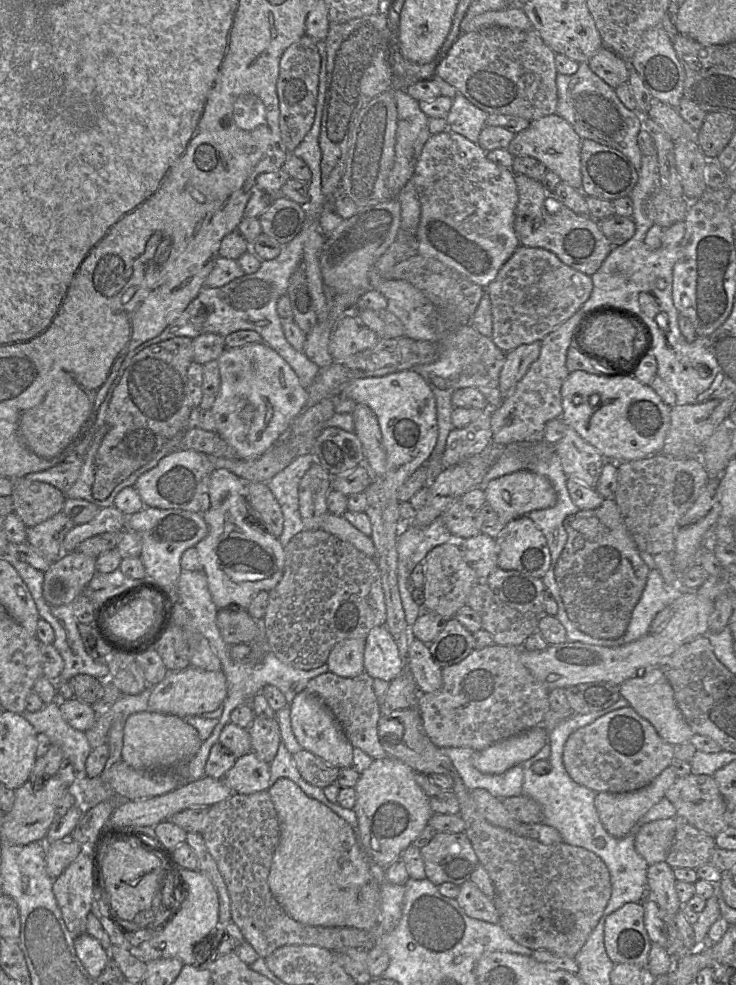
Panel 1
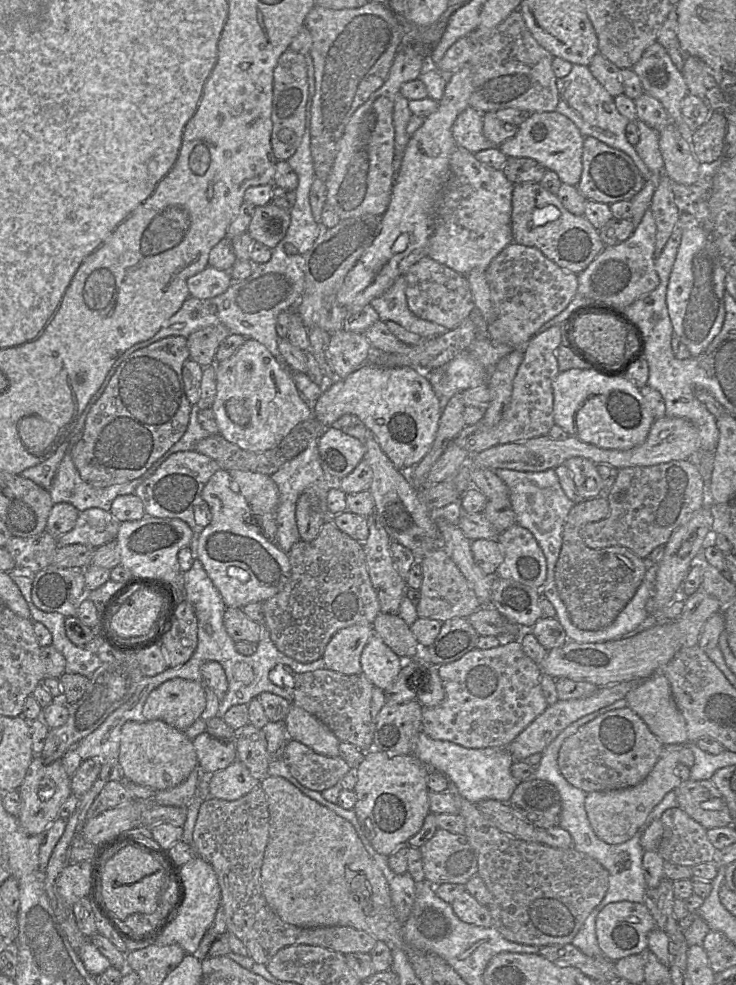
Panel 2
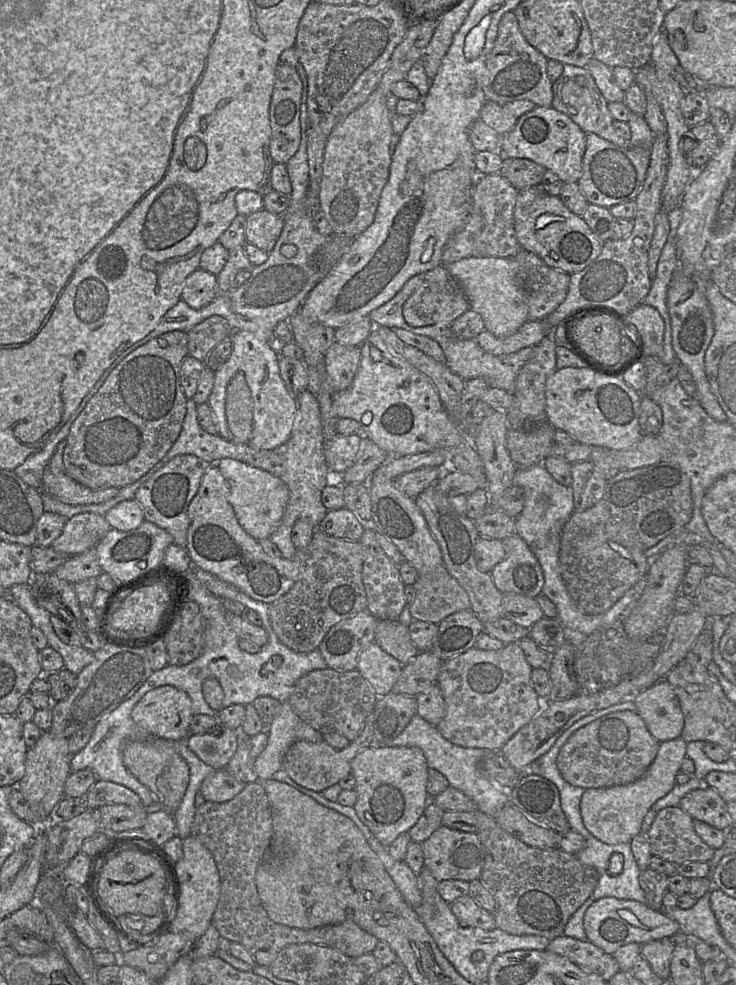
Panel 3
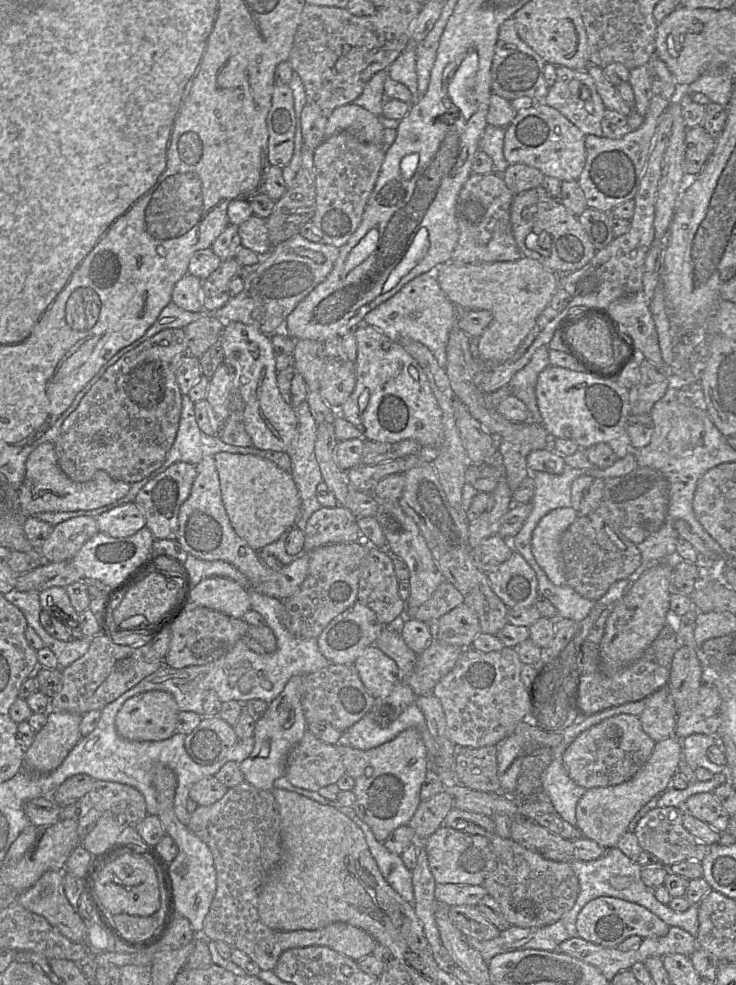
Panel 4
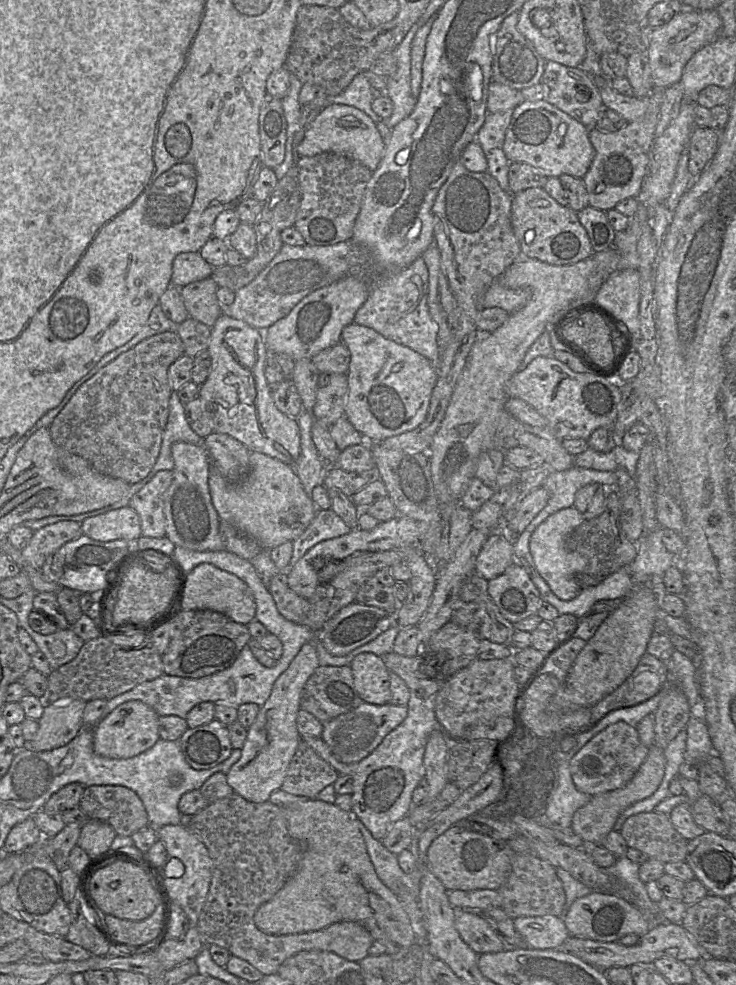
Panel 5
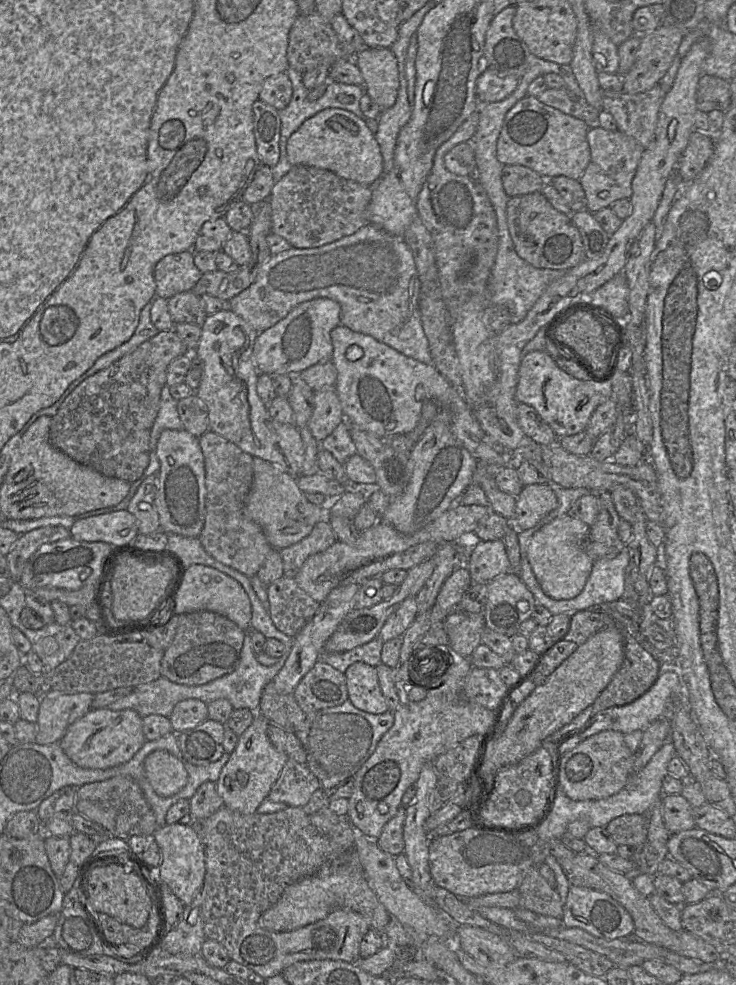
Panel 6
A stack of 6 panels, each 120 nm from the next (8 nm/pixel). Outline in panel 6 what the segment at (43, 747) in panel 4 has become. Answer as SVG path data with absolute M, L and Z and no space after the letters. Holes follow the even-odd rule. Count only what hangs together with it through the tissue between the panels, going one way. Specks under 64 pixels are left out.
M91 693L44 694L40 698L35 743L59 743L68 727L92 709L93 698Z

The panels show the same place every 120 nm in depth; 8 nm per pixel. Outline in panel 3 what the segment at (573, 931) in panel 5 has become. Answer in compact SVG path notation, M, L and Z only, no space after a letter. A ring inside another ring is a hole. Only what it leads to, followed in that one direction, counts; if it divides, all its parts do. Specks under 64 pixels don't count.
M613 897L595 901L584 914L583 926L588 941L610 955L626 944L634 942L642 945L651 941L669 939L680 931L679 924L666 917L662 911L654 911L646 904L635 900Z

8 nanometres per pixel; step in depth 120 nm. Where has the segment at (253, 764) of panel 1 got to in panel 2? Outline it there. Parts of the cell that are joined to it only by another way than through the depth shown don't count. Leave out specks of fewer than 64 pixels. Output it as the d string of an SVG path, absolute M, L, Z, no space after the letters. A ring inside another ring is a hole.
M235 760L225 769L207 777L207 794L216 799L233 801L241 798L260 785L248 768Z

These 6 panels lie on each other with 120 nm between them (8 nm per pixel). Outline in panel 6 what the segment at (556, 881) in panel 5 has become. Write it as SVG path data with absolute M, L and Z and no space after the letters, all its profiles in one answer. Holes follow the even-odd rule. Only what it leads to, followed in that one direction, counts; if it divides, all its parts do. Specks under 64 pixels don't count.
M537 866L532 867L517 889L520 894L519 906L536 914L561 919L564 906L558 892L549 885L539 873Z

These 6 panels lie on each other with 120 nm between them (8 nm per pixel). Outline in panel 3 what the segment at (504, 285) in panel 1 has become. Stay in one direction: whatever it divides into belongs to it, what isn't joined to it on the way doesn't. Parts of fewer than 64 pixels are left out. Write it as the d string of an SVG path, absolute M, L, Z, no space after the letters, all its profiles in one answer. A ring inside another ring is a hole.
M521 249L514 259L518 266L518 281L527 297L529 320L546 318L564 301L569 287L570 274L549 267L536 254L524 249Z

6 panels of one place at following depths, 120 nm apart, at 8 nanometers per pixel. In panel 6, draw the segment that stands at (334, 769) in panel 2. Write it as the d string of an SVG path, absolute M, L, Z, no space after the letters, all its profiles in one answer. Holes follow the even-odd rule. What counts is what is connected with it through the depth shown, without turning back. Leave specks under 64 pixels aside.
M288 758L267 798L273 802L307 809L308 803L319 789L320 782L309 767Z

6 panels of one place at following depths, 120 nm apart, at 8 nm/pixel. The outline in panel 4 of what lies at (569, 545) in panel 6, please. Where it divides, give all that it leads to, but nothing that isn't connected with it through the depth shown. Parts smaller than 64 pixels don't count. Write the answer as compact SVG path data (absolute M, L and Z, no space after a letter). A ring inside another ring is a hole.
M573 507L557 508L538 522L532 535L532 553L549 580L557 585L566 584L561 536L577 519Z

